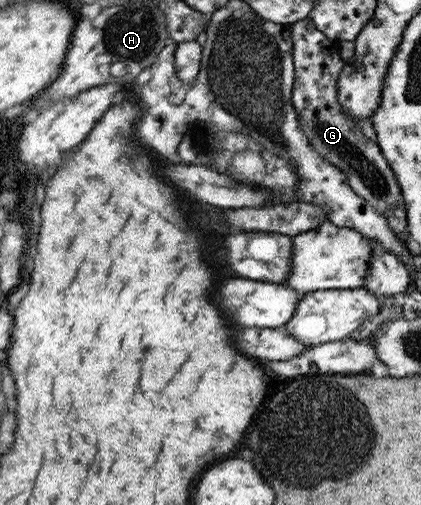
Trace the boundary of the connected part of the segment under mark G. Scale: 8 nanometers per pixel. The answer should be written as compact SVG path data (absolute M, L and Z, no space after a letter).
M309 17L297 21L290 29L295 70L292 106L299 115L310 145L322 159L336 165L348 178L351 188L387 219L386 211L398 203L401 189L394 176L396 172L388 166L372 130L367 128L364 132L364 127L359 127L357 121L353 121L353 117L340 108L337 79L345 61L341 59L338 47L316 29Z

